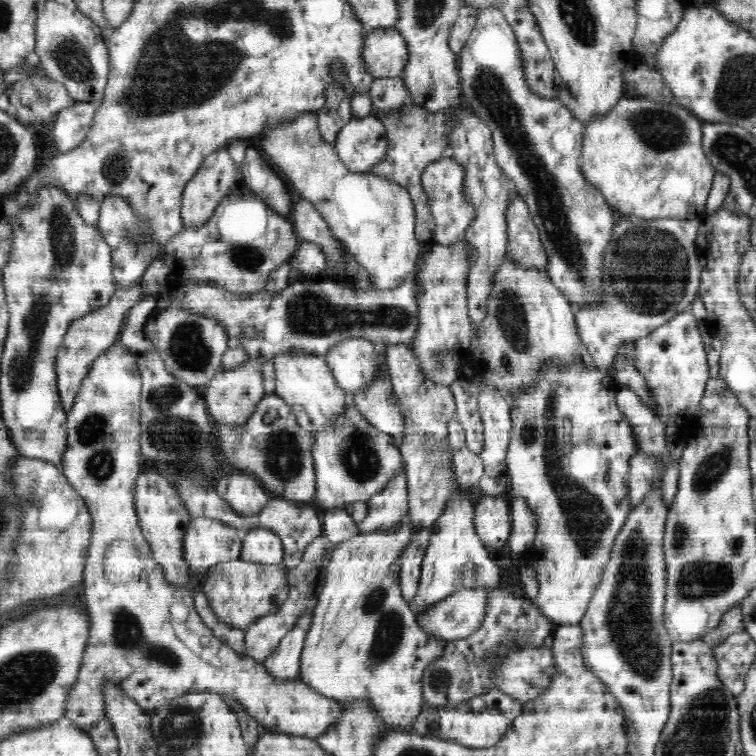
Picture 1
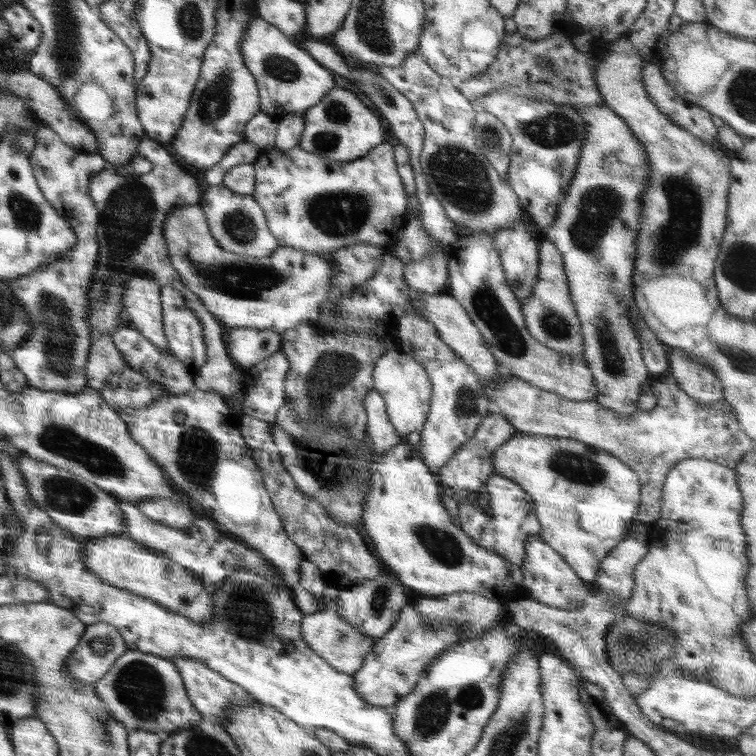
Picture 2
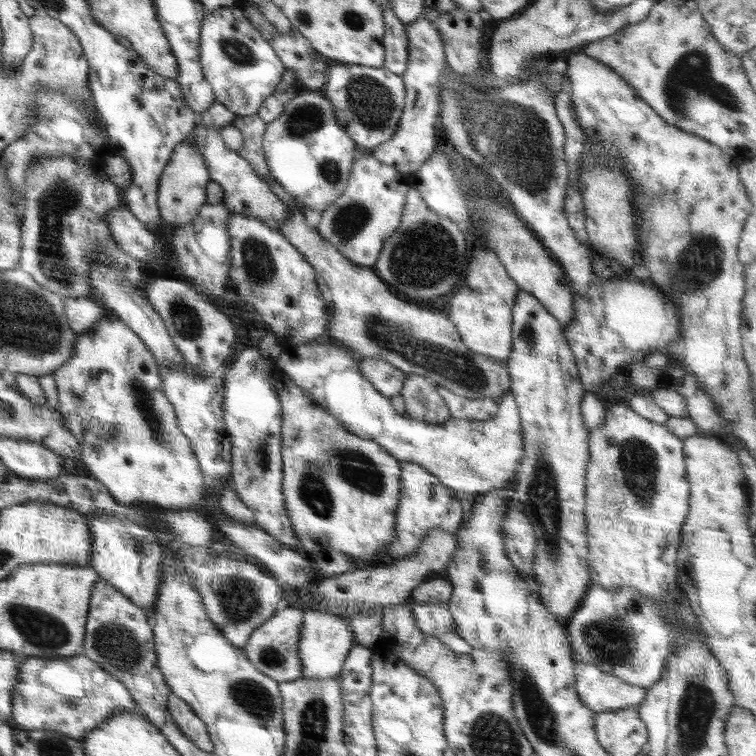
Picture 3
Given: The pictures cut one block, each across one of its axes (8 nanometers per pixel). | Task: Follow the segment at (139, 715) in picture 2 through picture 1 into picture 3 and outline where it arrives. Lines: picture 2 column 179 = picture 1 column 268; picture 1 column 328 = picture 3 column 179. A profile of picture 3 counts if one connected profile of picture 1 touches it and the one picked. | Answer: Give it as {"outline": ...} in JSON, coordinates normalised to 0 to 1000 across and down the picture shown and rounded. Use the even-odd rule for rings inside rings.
{"outline":[[[225,917],[221,923],[221,938],[230,951],[233,960],[245,971],[265,992],[271,996],[280,996],[283,992],[279,976],[276,975],[272,959],[266,950],[253,938],[253,934]]]}

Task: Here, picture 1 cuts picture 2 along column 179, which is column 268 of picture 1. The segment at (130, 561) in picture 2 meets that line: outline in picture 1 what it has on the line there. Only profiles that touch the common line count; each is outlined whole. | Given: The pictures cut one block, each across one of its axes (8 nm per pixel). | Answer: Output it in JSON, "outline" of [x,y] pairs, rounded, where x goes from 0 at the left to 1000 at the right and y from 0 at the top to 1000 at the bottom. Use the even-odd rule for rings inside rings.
{"outline":[[[307,739],[274,753],[275,762],[267,780],[291,821],[325,833],[340,817],[364,811],[378,796],[382,778],[380,753],[376,746],[351,747]]]}

